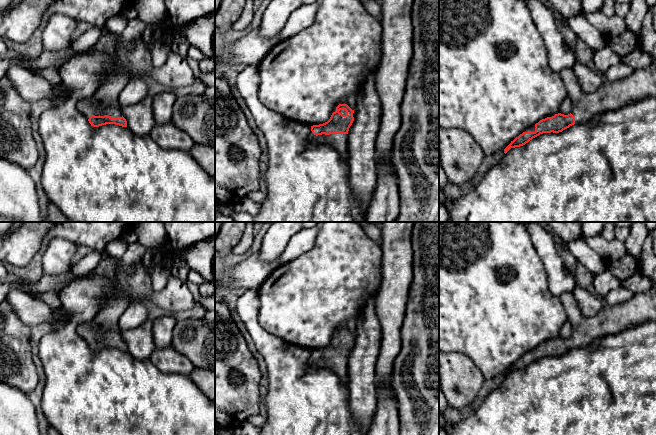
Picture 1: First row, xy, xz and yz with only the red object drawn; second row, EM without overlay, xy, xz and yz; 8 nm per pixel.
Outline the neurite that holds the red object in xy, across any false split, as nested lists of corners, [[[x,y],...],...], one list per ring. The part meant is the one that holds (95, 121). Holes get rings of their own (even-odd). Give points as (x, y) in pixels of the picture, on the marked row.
[[[123,69],[111,73],[91,98],[77,102],[77,109],[88,119],[91,126],[115,124],[127,127],[118,98],[129,80],[129,74]]]

